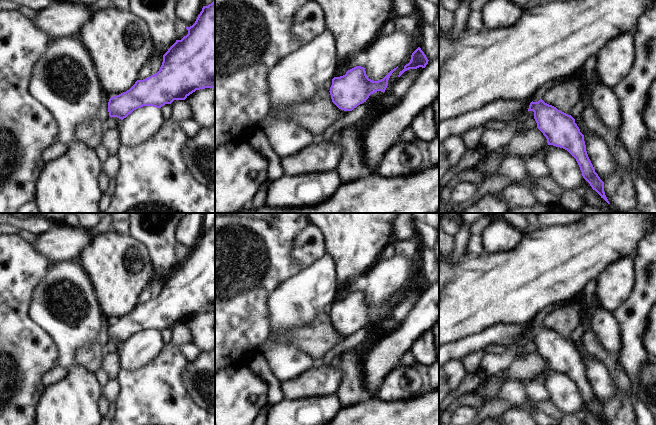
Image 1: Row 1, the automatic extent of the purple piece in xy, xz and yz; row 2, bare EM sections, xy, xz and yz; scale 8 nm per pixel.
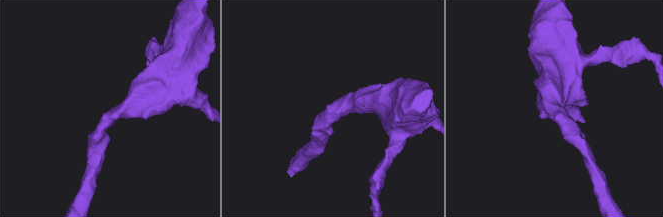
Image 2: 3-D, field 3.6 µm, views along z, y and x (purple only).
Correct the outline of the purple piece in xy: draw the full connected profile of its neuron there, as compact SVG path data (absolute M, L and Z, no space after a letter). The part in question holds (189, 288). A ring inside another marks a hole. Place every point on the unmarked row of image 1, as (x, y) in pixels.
M215 224L203 230L195 247L186 251L188 258L176 266L163 279L159 295L143 304L137 304L126 316L113 320L108 326L110 341L121 344L143 330L161 332L174 324L185 324L196 314L215 313Z

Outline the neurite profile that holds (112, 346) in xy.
M108 341L106 345L106 350L108 353L118 353L119 348L122 344L117 341Z

